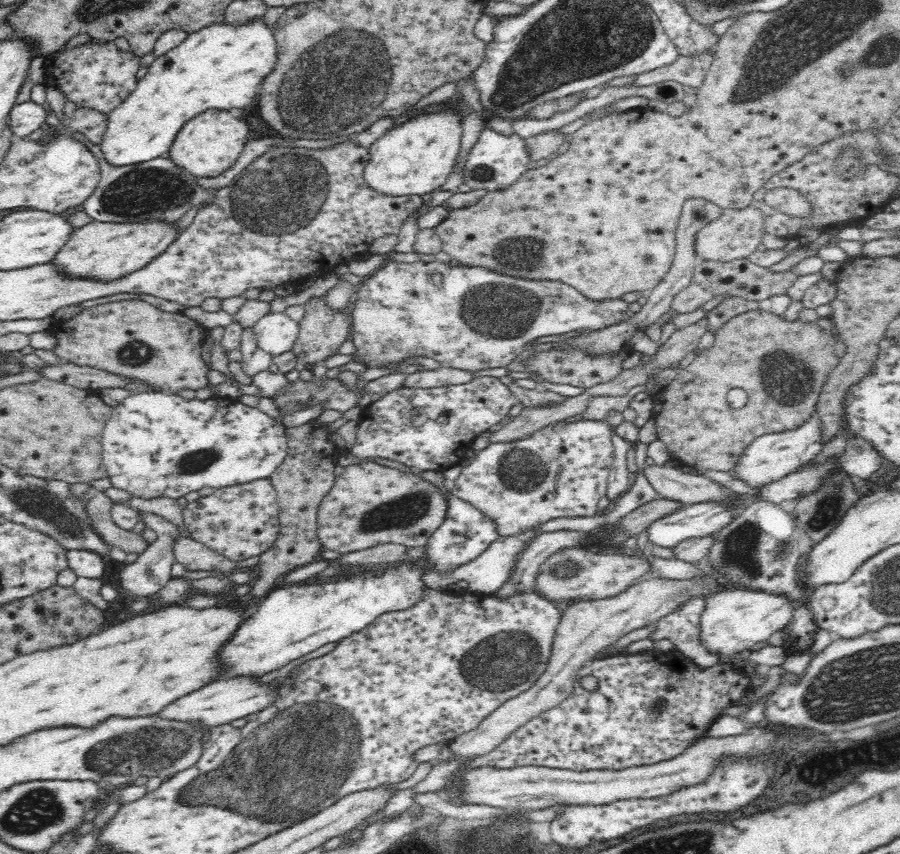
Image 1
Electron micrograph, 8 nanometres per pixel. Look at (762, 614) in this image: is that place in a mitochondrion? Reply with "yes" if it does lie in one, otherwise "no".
no

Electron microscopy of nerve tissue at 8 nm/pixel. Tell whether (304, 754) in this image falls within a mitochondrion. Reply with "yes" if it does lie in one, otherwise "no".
yes

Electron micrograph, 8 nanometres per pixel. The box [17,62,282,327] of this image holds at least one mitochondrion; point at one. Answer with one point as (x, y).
(141, 192)

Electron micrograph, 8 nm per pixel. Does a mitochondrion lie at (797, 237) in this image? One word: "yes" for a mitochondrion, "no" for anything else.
no

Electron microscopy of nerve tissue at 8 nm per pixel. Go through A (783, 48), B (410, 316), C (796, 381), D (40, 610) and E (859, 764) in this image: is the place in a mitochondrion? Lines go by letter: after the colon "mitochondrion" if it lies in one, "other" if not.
A: mitochondrion
B: other
C: mitochondrion
D: other
E: other

